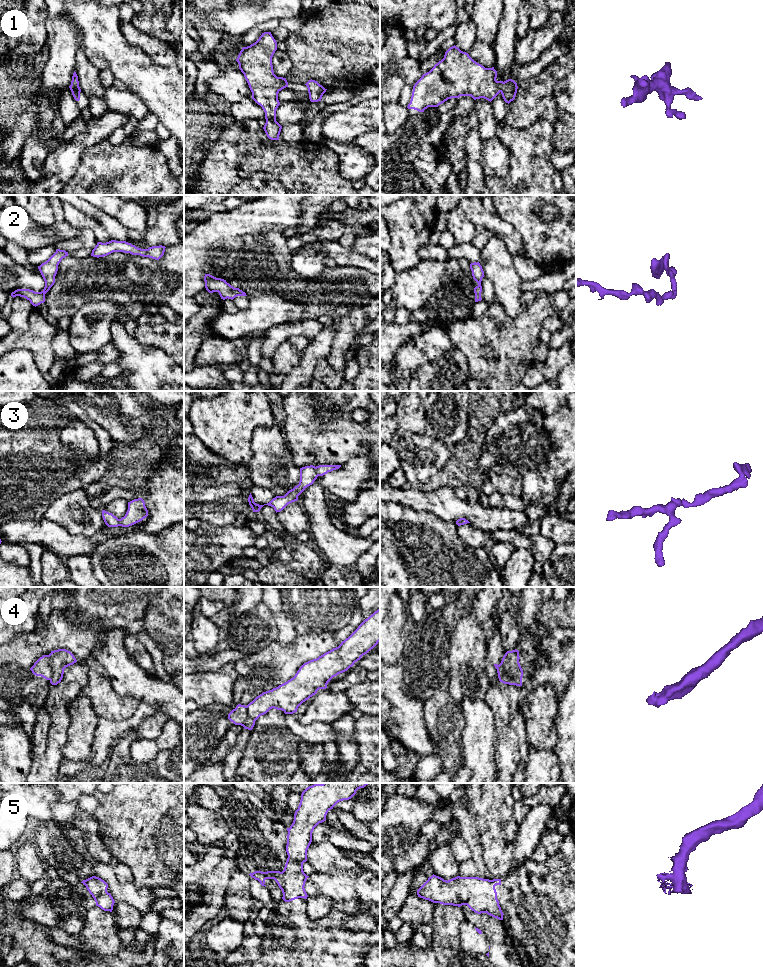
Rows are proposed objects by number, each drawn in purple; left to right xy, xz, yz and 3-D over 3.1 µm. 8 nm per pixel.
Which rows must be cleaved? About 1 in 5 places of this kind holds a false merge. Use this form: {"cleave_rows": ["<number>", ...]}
{"cleave_rows": ["4"]}

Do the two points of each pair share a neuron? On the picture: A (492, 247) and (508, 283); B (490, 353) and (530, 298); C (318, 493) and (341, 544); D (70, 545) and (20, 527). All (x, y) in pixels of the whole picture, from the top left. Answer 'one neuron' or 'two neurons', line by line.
A: one neuron
B: one neuron
C: one neuron
D: one neuron

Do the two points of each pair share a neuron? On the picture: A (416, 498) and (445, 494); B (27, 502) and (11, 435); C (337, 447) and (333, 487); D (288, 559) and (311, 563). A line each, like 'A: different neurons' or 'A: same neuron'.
A: same neuron
B: same neuron
C: different neurons
D: same neuron

